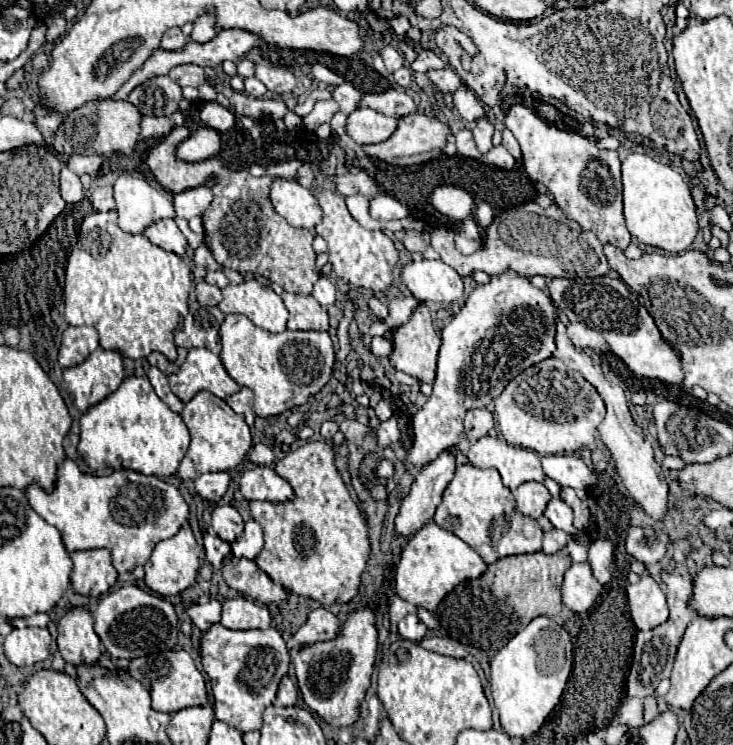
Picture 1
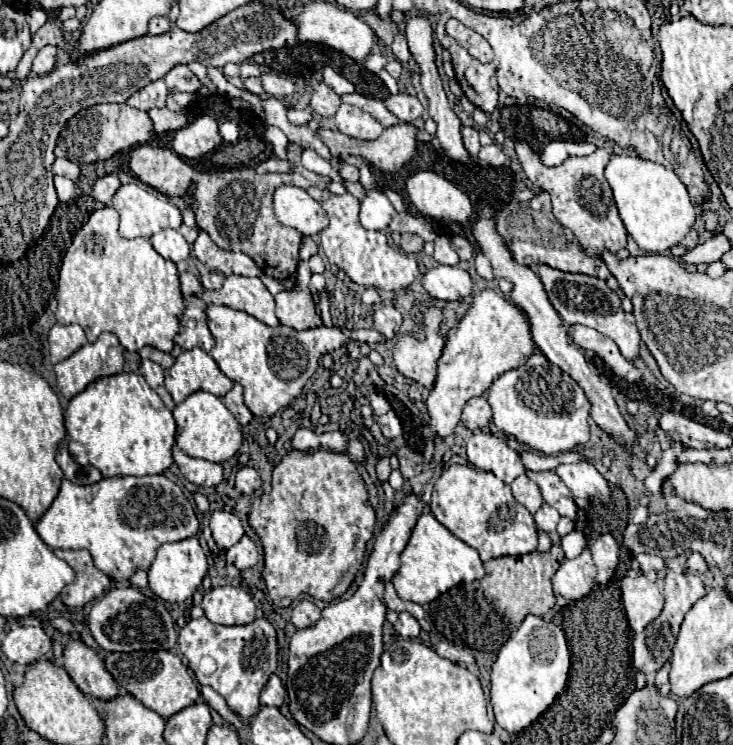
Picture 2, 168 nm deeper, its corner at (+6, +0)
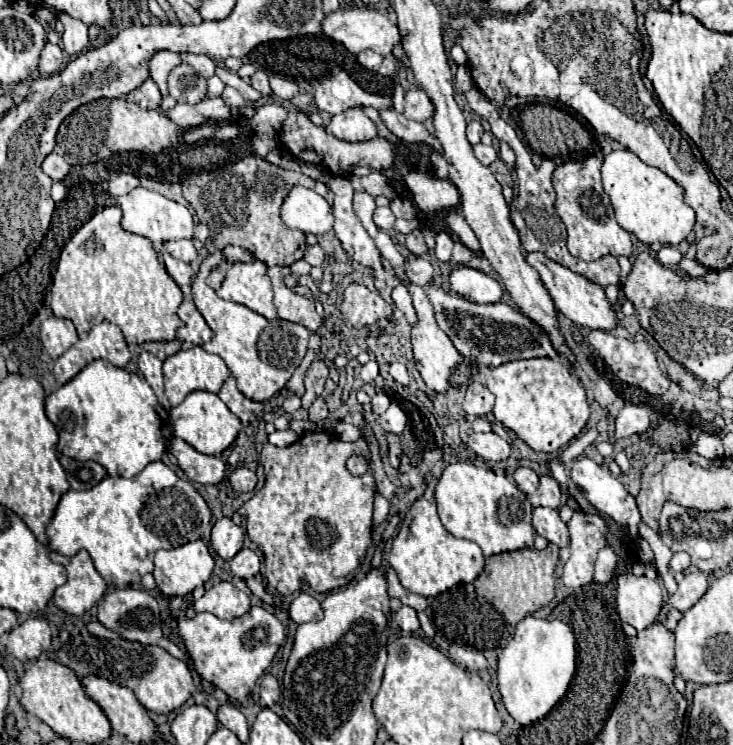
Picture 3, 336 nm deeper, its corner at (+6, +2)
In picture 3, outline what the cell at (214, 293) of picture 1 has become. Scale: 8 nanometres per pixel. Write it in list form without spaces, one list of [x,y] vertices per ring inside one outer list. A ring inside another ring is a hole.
[[[158,253],[158,257],[160,257],[160,261],[164,263],[168,275],[170,275],[180,287],[192,283],[192,275],[194,275],[194,271],[192,271],[192,267],[190,267],[188,263],[182,263],[182,261],[174,259],[174,257],[168,255],[168,253]]]

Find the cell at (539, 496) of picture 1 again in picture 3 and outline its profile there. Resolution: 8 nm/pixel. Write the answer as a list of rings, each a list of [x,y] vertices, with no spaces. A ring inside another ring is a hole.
[[[518,467],[514,471],[514,479],[516,479],[518,489],[524,491],[526,495],[532,495],[538,489],[538,483],[540,483],[538,473],[534,469],[530,469],[530,467]]]

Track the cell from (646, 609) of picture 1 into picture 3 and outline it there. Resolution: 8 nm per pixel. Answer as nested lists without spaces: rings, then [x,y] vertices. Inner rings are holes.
[[[620,575],[616,587],[616,611],[622,621],[638,631],[652,625],[662,609],[662,589],[646,575]]]

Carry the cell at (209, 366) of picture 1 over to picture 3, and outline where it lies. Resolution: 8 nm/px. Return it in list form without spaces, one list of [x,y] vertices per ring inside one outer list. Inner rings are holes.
[[[192,347],[192,349],[178,351],[178,353],[170,355],[164,361],[162,373],[164,373],[164,393],[166,393],[168,401],[170,401],[170,407],[180,405],[188,393],[198,391],[198,389],[218,393],[222,383],[230,377],[230,371],[228,371],[226,363],[218,355],[206,353],[202,347]]]

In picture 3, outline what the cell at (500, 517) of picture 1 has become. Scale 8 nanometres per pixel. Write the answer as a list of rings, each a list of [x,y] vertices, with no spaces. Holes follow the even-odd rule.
[[[460,461],[452,463],[444,469],[436,491],[434,491],[436,503],[438,503],[438,513],[442,519],[442,525],[460,539],[468,539],[480,545],[484,557],[504,553],[504,551],[518,551],[518,549],[528,549],[534,547],[534,529],[532,529],[532,505],[526,499],[526,495],[504,475],[496,475],[490,467],[478,467],[470,461]]]

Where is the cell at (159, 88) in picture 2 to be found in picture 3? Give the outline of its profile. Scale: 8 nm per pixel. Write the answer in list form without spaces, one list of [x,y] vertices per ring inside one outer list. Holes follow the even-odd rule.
[[[146,79],[140,87],[136,87],[134,91],[130,91],[126,95],[126,101],[136,103],[142,109],[158,109],[160,107],[160,99],[162,99],[160,89],[152,79]]]

